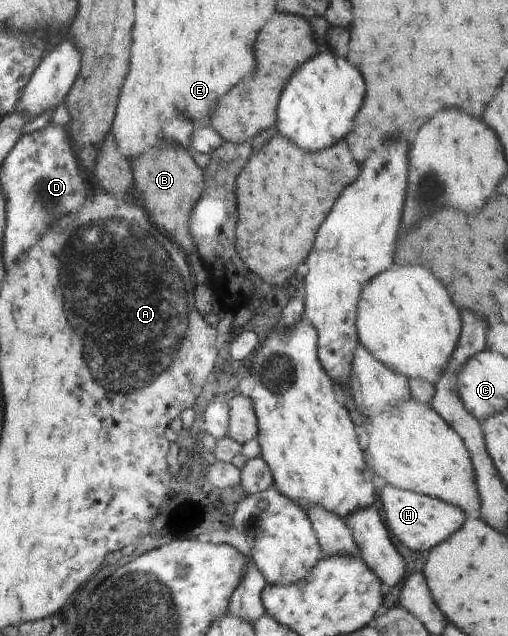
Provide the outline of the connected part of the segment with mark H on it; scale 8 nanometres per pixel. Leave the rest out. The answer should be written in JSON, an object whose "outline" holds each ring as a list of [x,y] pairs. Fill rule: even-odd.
{"outline":[[[390,484],[378,490],[378,498],[382,499],[386,525],[390,527],[398,541],[412,551],[429,551],[432,547],[436,547],[438,543],[446,541],[449,535],[458,531],[468,518],[460,507],[438,498],[395,488]]]}

